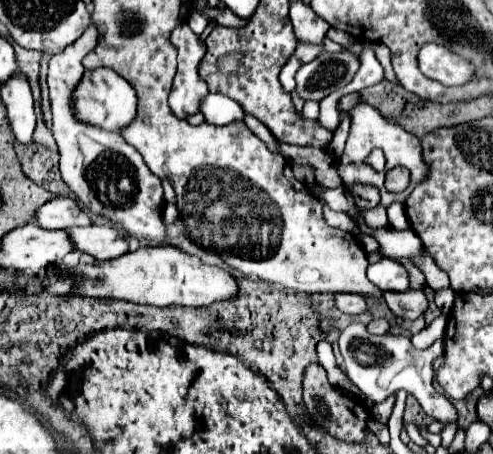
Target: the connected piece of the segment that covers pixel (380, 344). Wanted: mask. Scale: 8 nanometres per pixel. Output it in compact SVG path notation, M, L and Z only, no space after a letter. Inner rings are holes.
M363 323L347 325L339 335L339 349L345 359L343 371L361 389L361 393L373 403L385 401L391 393L403 389L411 393L423 407L423 411L443 423L457 421L457 411L445 395L439 395L433 387L433 361L443 353L443 341L435 341L427 349L415 349L411 339L403 335L371 335Z

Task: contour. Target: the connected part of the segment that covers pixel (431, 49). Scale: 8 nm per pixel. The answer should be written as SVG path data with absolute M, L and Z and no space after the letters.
M425 43L417 53L417 65L423 75L441 85L465 85L473 77L473 65L437 43Z

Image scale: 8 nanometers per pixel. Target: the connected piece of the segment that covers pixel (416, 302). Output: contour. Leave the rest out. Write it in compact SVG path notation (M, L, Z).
M387 291L383 293L389 309L401 317L401 319L417 319L419 315L423 315L427 311L427 297L423 291L415 291L408 293Z

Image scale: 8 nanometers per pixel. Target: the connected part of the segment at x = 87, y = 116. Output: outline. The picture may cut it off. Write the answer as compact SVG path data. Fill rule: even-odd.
M93 69L85 71L85 79L77 91L73 91L73 109L77 119L83 123L95 123L107 131L121 131L137 115L137 97L133 87L121 79L113 69Z

